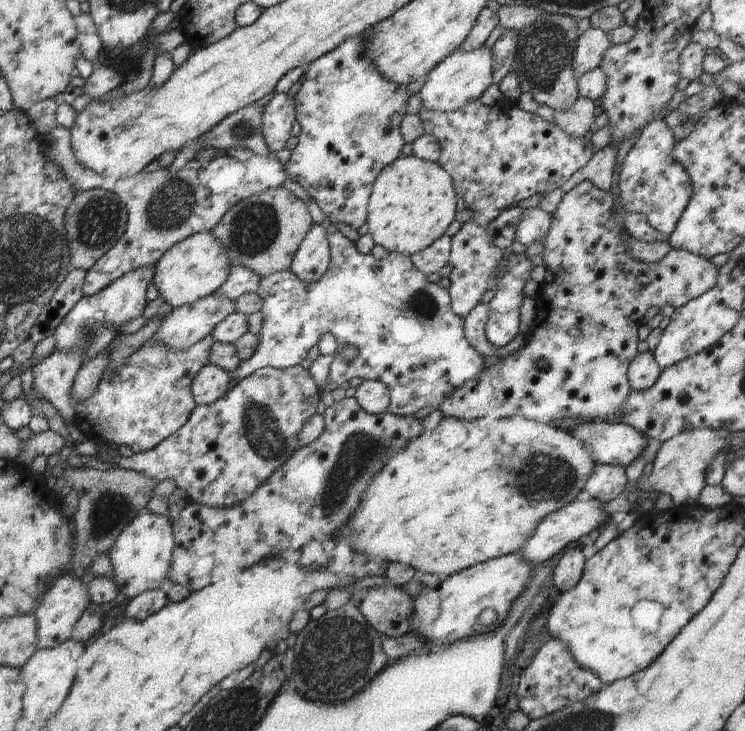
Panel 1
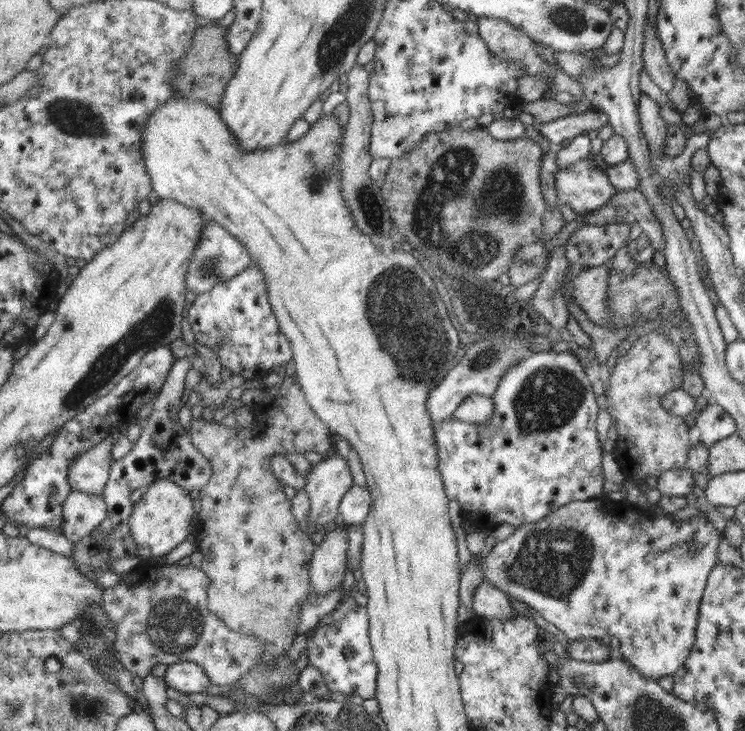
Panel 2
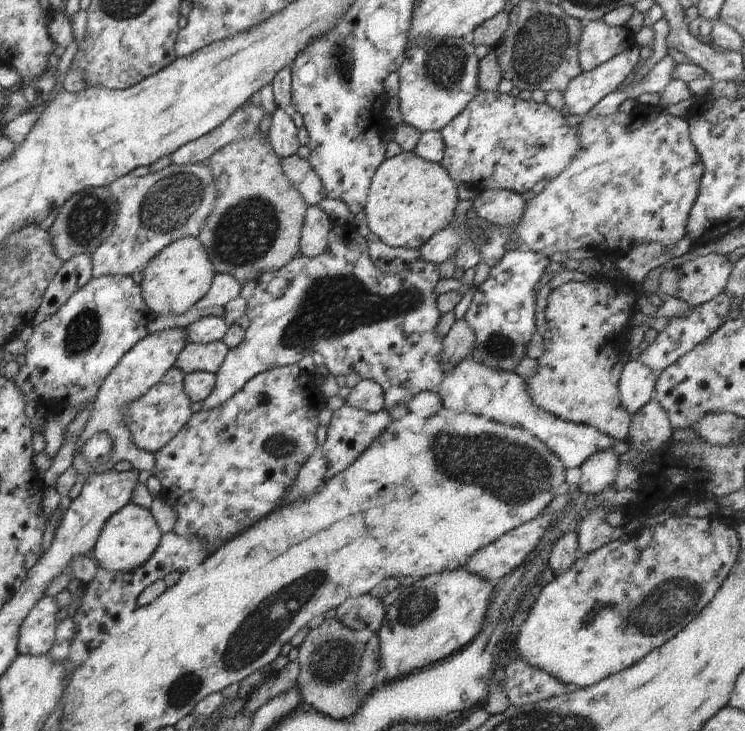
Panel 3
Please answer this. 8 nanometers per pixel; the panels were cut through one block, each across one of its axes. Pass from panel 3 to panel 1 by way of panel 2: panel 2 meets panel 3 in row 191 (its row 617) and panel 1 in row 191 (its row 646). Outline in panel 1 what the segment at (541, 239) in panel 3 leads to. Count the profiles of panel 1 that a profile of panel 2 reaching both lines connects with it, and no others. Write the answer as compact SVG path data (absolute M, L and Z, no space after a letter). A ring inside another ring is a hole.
M664 119L649 122L643 132L625 150L619 179L621 203L627 212L644 215L656 231L671 235L693 193L691 180L686 169L674 158L676 140Z

